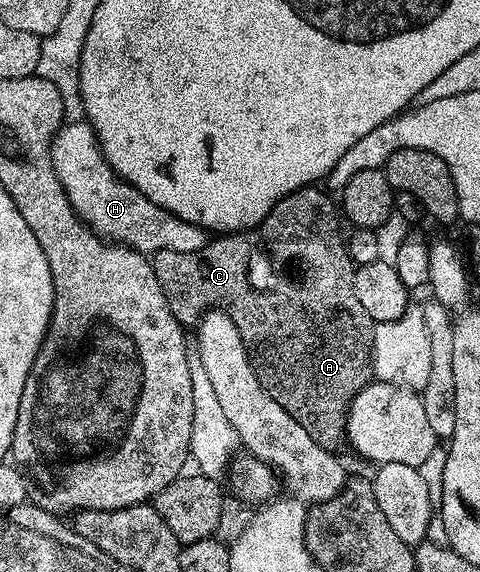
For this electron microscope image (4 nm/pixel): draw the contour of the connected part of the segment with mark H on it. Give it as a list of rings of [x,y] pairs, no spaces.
[[[63,122],[54,134],[54,140],[50,143],[50,160],[52,161],[52,169],[72,205],[72,209],[103,239],[143,253],[156,251],[192,253],[206,246],[208,232],[203,227],[197,227],[172,213],[168,213],[168,209],[160,209],[160,205],[152,205],[152,201],[148,201],[148,197],[144,197],[144,193],[140,193],[140,189],[136,189],[132,184],[123,181],[111,169],[108,161],[102,155],[102,146],[99,145],[98,137],[94,134],[94,129],[89,122]]]

